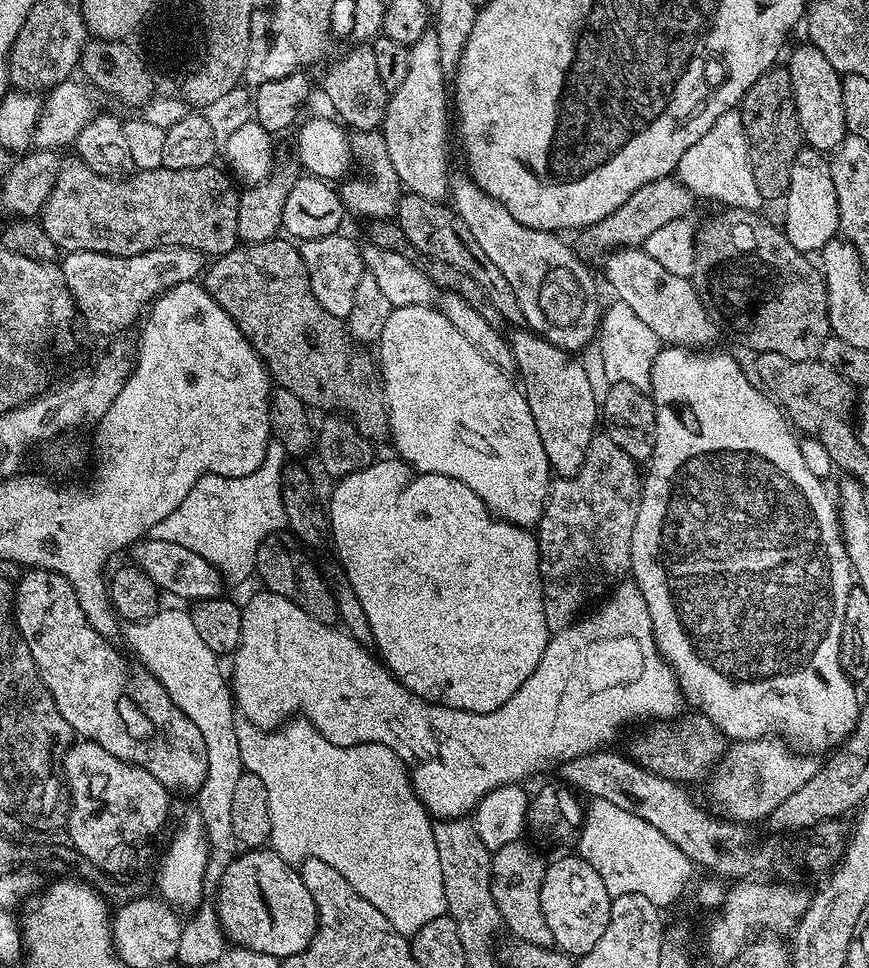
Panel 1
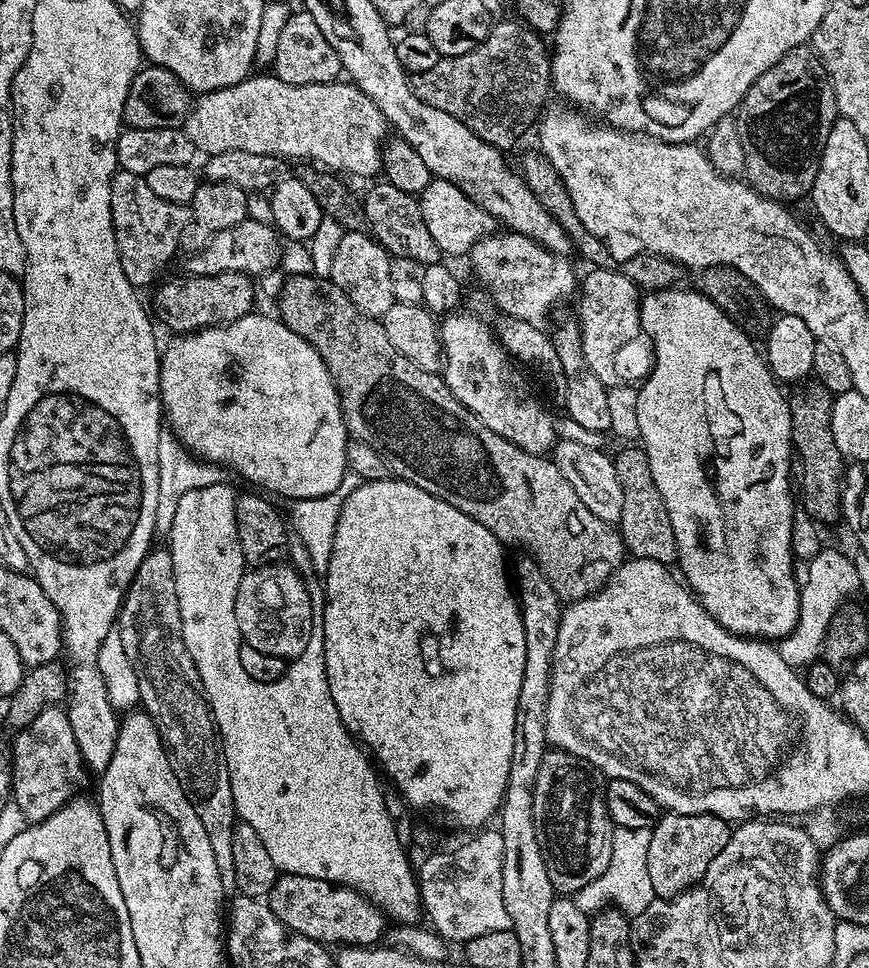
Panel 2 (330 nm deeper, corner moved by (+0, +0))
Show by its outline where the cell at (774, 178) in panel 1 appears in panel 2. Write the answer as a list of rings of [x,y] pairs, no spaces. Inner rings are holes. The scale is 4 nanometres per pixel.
[[[811,47],[792,48],[770,70],[766,70],[746,90],[743,102],[735,113],[738,122],[738,134],[742,134],[742,150],[746,150],[746,180],[762,196],[777,202],[789,202],[799,196],[807,197],[814,186],[822,150],[826,146],[826,134],[838,118],[836,95],[828,73]]]

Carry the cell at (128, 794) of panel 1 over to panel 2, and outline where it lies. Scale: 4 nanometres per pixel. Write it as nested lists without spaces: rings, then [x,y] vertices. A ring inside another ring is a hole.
[[[63,707],[43,708],[28,727],[15,733],[12,749],[12,800],[28,822],[45,820],[77,795],[86,777],[84,759],[78,750],[78,738],[70,730],[70,718]]]

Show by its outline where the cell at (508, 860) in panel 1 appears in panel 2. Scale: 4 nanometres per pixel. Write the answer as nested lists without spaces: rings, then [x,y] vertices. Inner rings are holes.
[[[559,750],[545,751],[542,766],[538,766],[538,782],[534,786],[534,826],[540,847],[544,849],[546,870],[552,879],[553,889],[564,894],[575,894],[598,878],[610,866],[614,825],[604,811],[604,793],[595,788],[584,776],[593,775],[594,769],[582,758]]]

